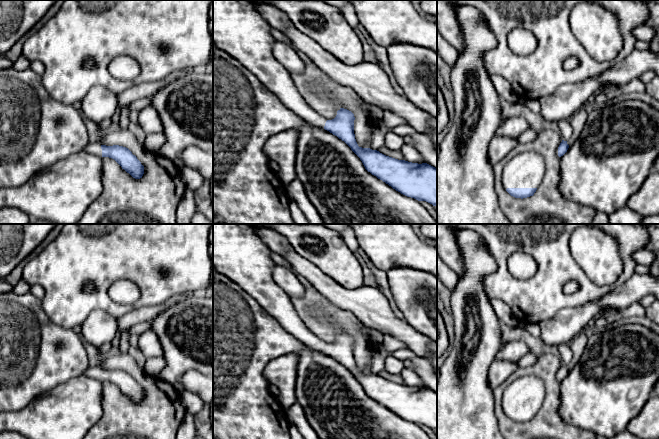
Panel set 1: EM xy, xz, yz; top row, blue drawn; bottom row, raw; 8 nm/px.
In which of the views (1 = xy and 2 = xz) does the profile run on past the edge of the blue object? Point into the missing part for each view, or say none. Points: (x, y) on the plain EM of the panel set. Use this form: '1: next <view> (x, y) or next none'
1: next xy (93, 372)
2: next xz (239, 253)

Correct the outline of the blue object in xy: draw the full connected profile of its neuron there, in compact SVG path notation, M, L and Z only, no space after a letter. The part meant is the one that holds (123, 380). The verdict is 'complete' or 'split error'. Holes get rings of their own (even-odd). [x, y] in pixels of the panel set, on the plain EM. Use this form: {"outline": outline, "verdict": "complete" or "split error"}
{"outline": "M100 366L88 367L83 374L99 381L114 383L133 402L140 403L144 398L144 390L132 376L123 370L106 370Z", "verdict": "split error"}

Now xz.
{"outline": "M213 224L213 267L233 280L253 297L260 306L292 336L304 345L324 352L344 365L360 382L365 393L401 418L418 425L426 425L437 430L437 392L427 387L412 387L398 384L370 372L359 371L354 358L354 338L344 332L337 335L332 344L326 344L314 335L299 317L291 297L274 281L275 266L271 250L256 234L252 224Z", "verdict": "split error"}

